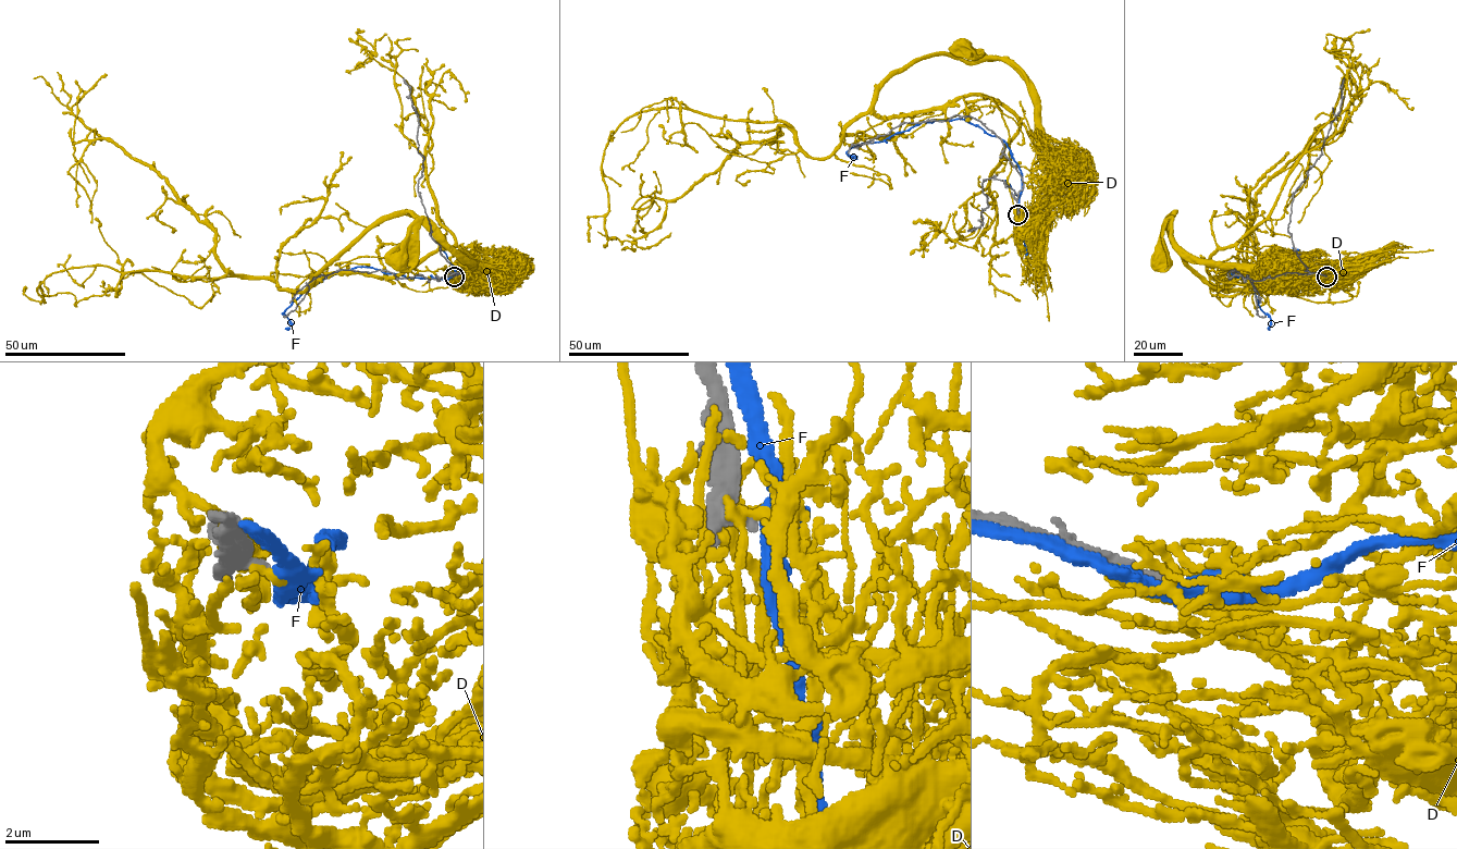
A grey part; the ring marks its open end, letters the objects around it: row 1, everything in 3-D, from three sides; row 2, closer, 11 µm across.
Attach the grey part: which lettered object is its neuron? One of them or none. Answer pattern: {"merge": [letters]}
{"merge": []}

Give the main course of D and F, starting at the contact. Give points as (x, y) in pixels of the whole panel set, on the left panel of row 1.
D: (455, 275), (452, 282), (456, 286), (476, 284), (483, 280), (421, 219), (407, 242), (405, 258), (399, 259)
F: (456, 275), (406, 277), (366, 267), (333, 274), (282, 312), (292, 327), (285, 329)

